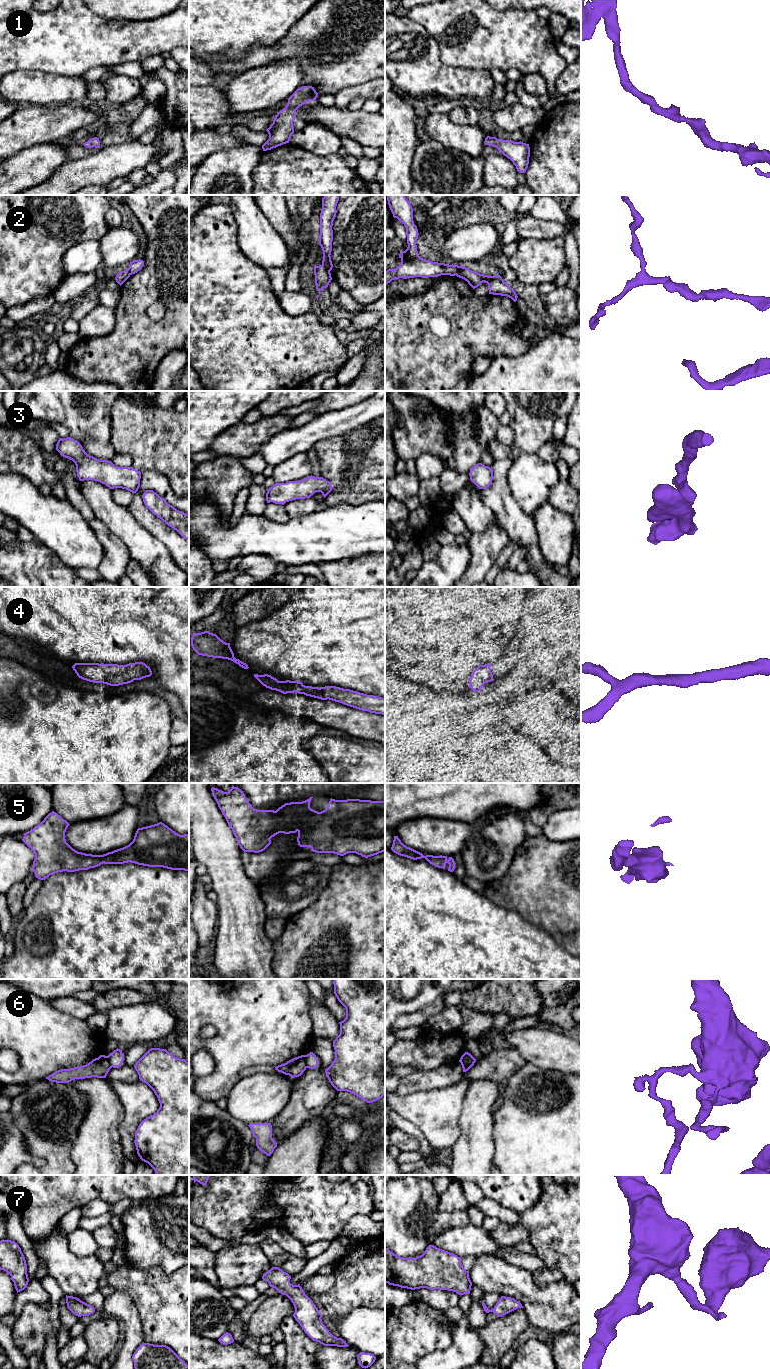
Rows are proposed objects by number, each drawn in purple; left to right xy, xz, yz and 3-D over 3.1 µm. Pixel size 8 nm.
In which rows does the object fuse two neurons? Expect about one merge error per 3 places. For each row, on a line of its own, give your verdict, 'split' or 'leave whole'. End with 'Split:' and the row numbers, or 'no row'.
1: leave whole
2: split
3: leave whole
4: leave whole
5: leave whole
6: split
7: leave whole
Split: 2, 6

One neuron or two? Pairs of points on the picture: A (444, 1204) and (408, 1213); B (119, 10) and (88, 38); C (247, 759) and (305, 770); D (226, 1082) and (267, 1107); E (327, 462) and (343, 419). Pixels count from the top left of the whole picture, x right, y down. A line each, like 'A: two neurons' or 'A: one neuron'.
A: two neurons
B: two neurons
C: one neuron
D: two neurons
E: two neurons

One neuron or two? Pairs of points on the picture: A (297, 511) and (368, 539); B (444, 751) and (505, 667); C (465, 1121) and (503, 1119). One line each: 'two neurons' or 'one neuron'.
A: two neurons
B: two neurons
C: two neurons

